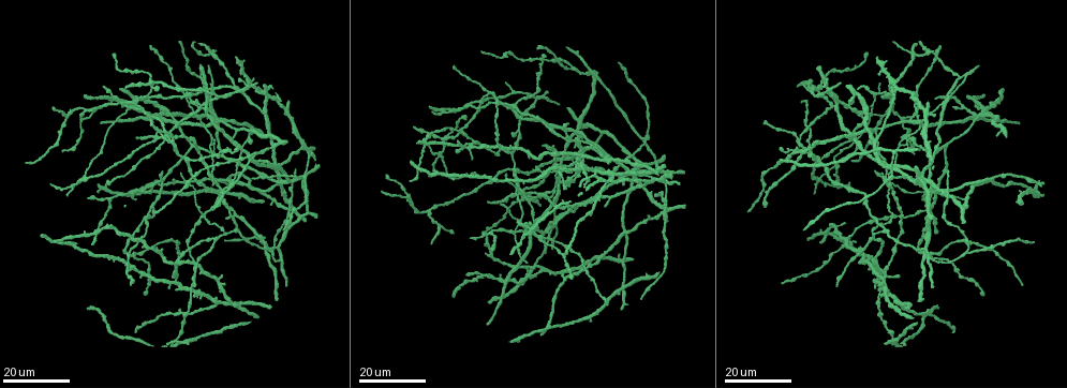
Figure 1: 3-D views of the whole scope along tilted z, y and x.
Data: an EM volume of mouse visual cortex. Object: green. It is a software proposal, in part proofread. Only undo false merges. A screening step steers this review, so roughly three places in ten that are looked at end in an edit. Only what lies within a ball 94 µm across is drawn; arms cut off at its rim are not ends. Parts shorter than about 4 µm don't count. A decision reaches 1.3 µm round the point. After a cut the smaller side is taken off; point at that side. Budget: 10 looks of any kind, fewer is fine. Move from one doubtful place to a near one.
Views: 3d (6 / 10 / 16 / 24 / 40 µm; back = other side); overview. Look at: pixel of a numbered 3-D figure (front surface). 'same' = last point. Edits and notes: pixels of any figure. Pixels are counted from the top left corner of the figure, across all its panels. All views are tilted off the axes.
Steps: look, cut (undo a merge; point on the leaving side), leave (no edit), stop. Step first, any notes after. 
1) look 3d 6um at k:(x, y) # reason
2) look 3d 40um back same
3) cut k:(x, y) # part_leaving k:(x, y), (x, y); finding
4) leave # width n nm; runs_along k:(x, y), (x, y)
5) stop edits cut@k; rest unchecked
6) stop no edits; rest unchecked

look 3d 16um at 1:(880, 114) # three arms meet

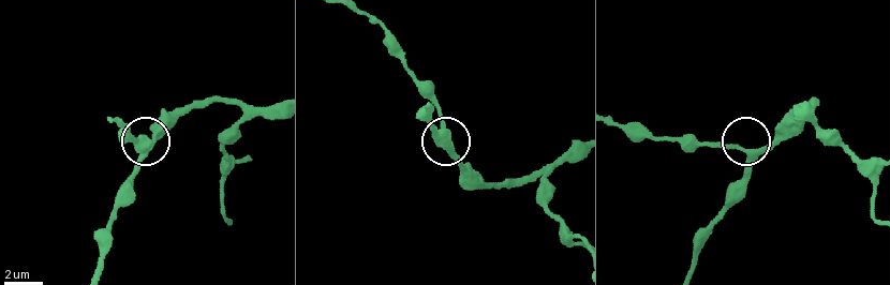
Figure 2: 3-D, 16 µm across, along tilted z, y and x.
look 3d 6um at 2:(749, 154) # closer look

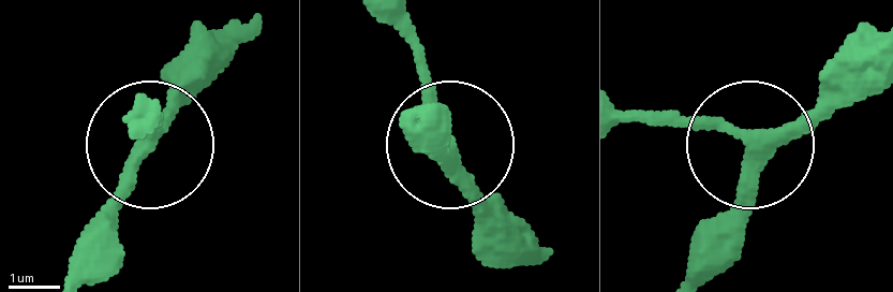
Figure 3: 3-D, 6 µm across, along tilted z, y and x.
leave # side_arm 14 um; runs_along 3:(876, 50), (752, 135), (624, 115); all the same neuron

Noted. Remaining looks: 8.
look 3d 24um at 1:(482, 272) # four or more arms meet

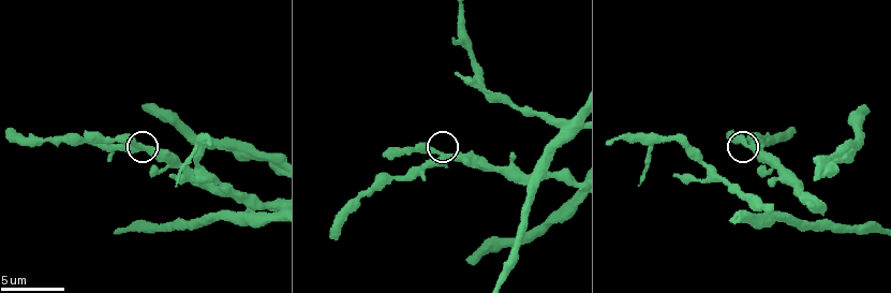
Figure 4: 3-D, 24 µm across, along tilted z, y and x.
look 3d 6um at 4:(749, 145)

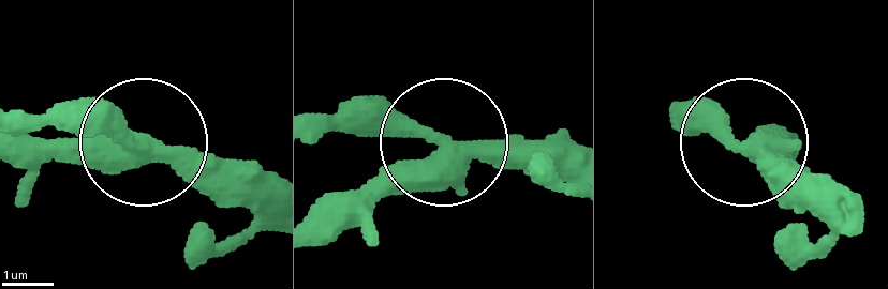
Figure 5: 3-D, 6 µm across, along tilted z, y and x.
leave # side_arm 5 um; runs_along 5:(574, 175), (402, 132), (316, 133); continuous, no second neuron

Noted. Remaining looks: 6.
look 3d 24um at 1:(516, 232) # three arms meet

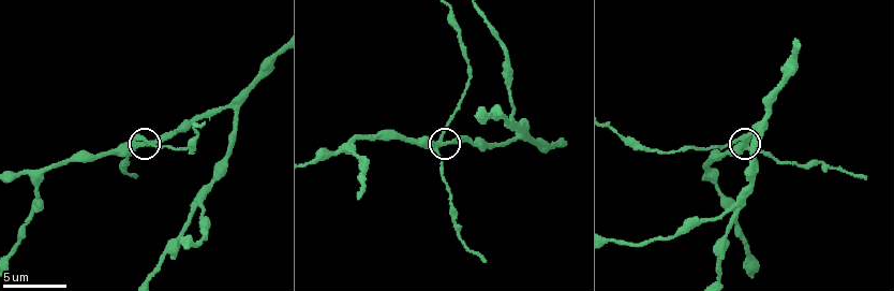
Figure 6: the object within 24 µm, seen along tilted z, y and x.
look 3d 6um at 6:(145, 140)

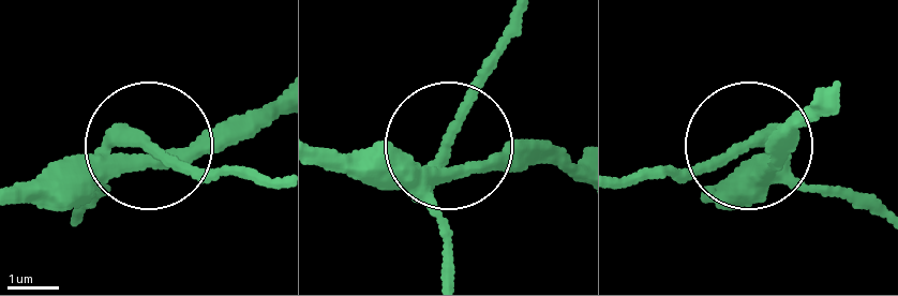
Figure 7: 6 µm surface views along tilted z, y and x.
leave # arms 3; all the same neuron

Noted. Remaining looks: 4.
look 3d 24um at 1:(248, 130) # three arms meet

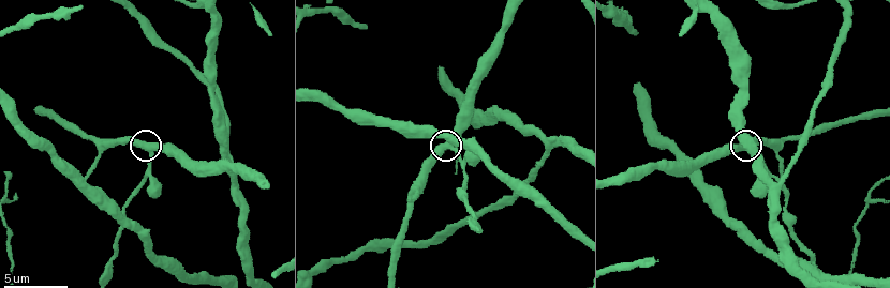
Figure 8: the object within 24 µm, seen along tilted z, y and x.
look 3d 10um at 8:(454, 148)

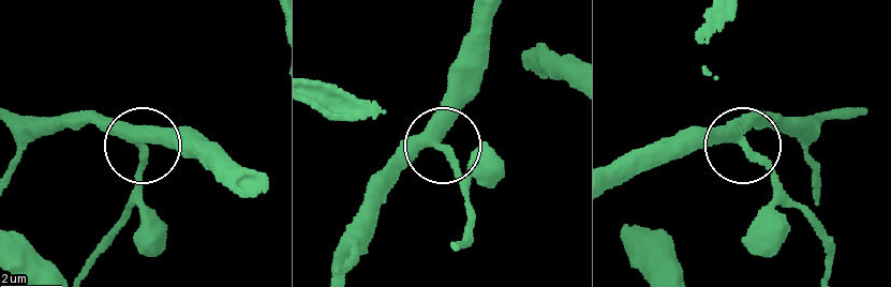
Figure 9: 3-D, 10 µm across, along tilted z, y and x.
leave # arms 3; runs_along 9:(10, 112), (93, 117), (139, 142), (178, 140); continuous, no second neuron

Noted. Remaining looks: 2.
look 3d 16um at 1:(871, 232) # branch point

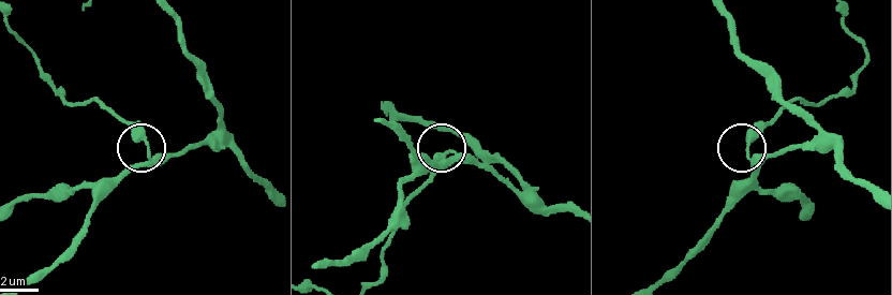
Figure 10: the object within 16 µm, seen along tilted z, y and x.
look 3d 6um at 10:(747, 154)

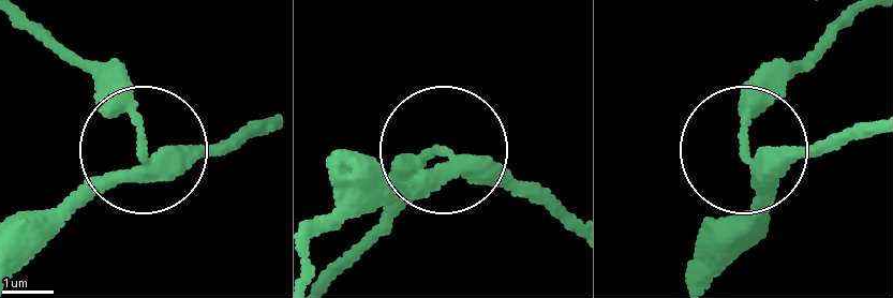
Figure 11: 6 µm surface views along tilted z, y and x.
leave # runs_along 11:(256, 122), (227, 144), (149, 145), (55, 229); all the same neuron

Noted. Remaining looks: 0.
stop no edits; rest unchecked

